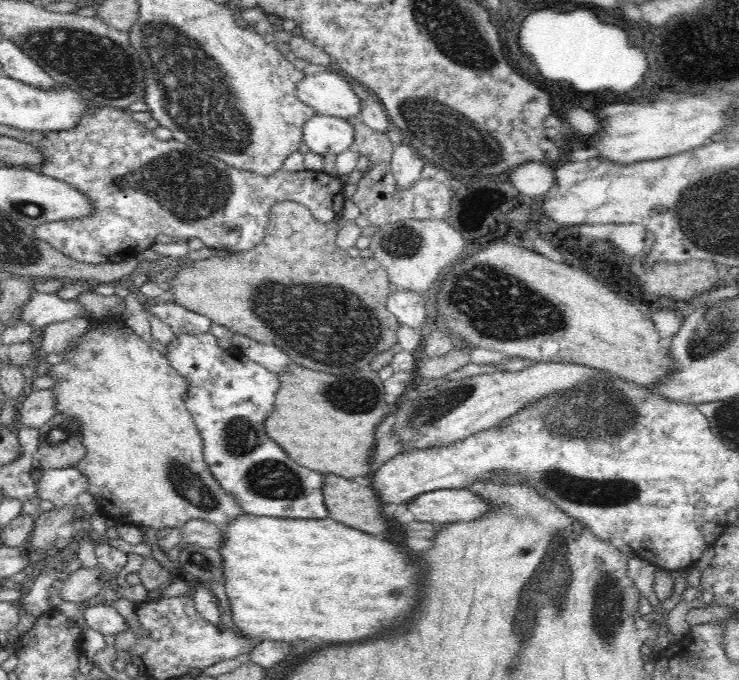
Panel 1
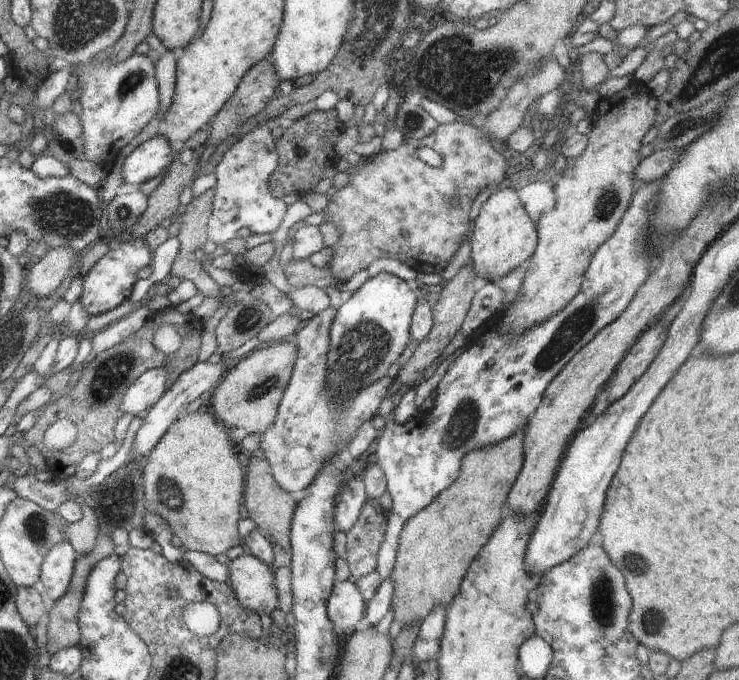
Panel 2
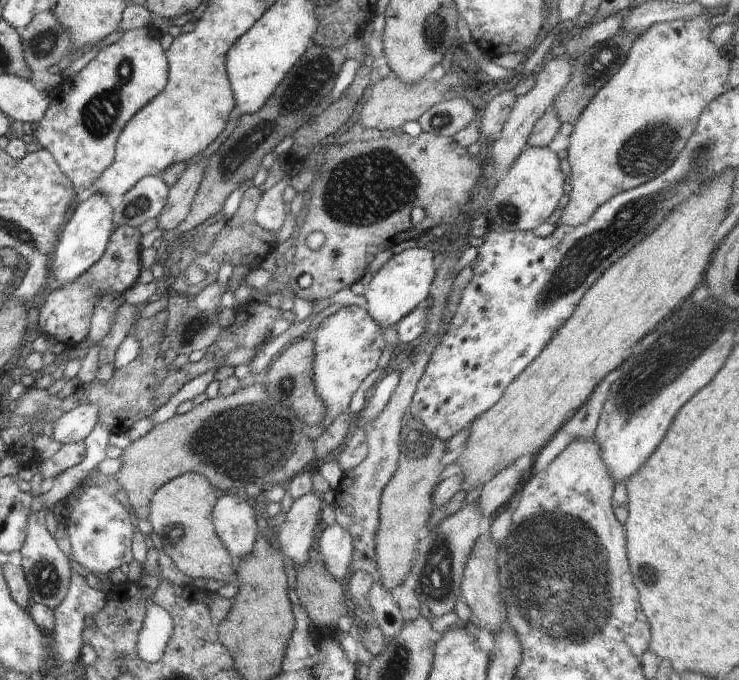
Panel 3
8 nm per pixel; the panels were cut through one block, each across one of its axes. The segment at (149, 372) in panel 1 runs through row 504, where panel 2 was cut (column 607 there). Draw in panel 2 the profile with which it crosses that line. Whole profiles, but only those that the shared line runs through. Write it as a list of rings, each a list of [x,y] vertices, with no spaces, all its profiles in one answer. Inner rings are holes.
[[[636,78],[626,89],[609,97],[599,97],[586,150],[581,157],[576,158],[573,168],[565,168],[562,172],[555,173],[556,204],[550,212],[542,215],[537,224],[537,245],[528,262],[521,289],[501,320],[504,331],[517,335],[529,329],[531,332],[532,327],[548,321],[551,316],[568,306],[579,293],[593,254],[616,232],[630,206],[636,189],[633,172],[642,160],[638,151],[642,147],[642,138],[646,136],[646,132],[656,125],[656,117],[657,98],[644,82],[639,82]]]

